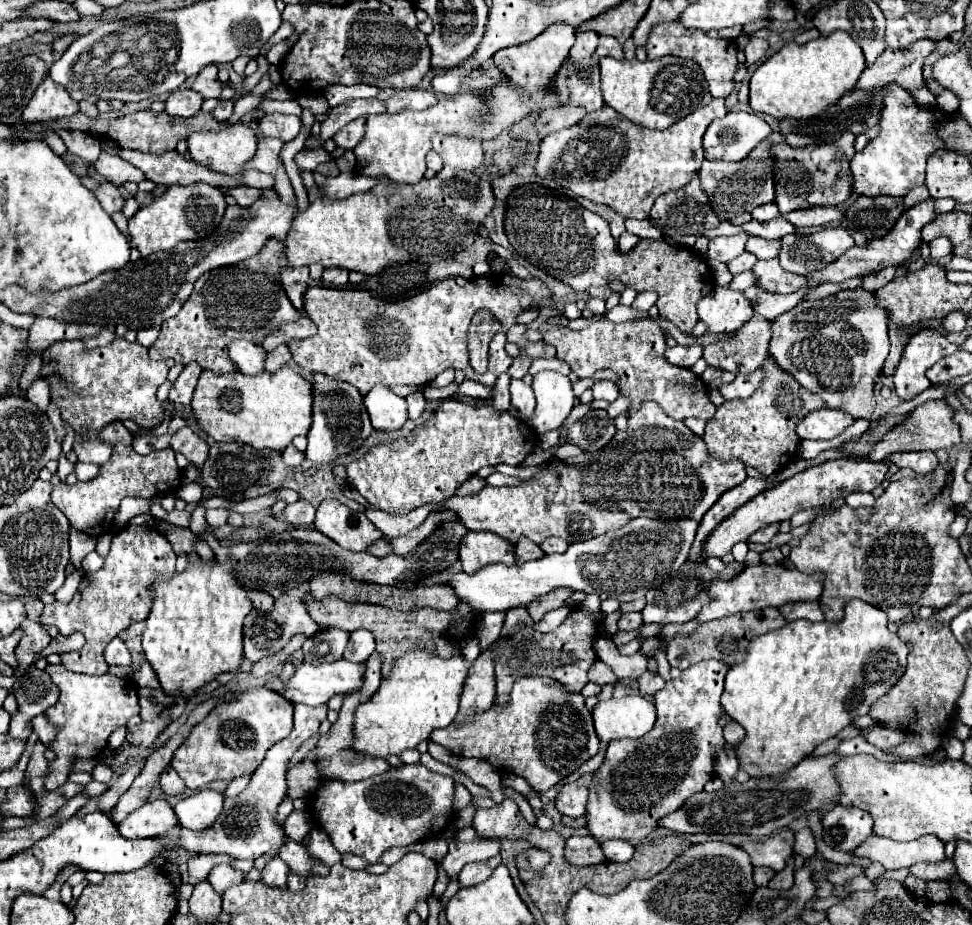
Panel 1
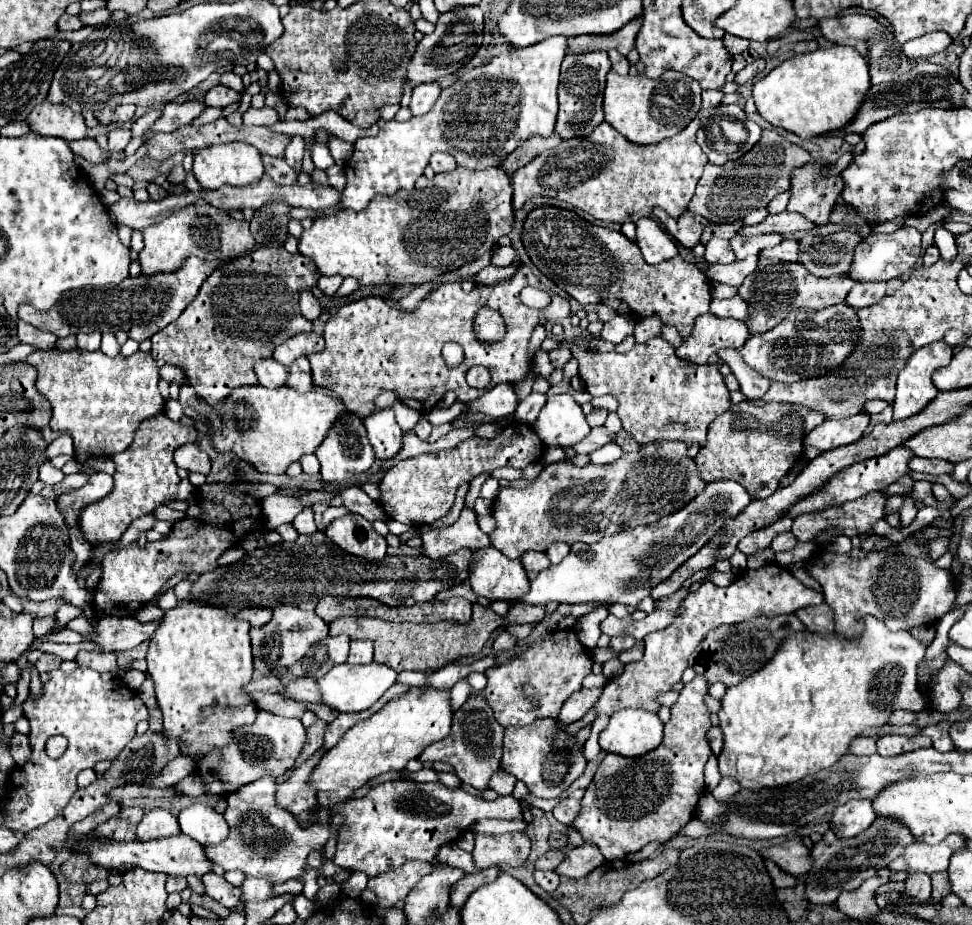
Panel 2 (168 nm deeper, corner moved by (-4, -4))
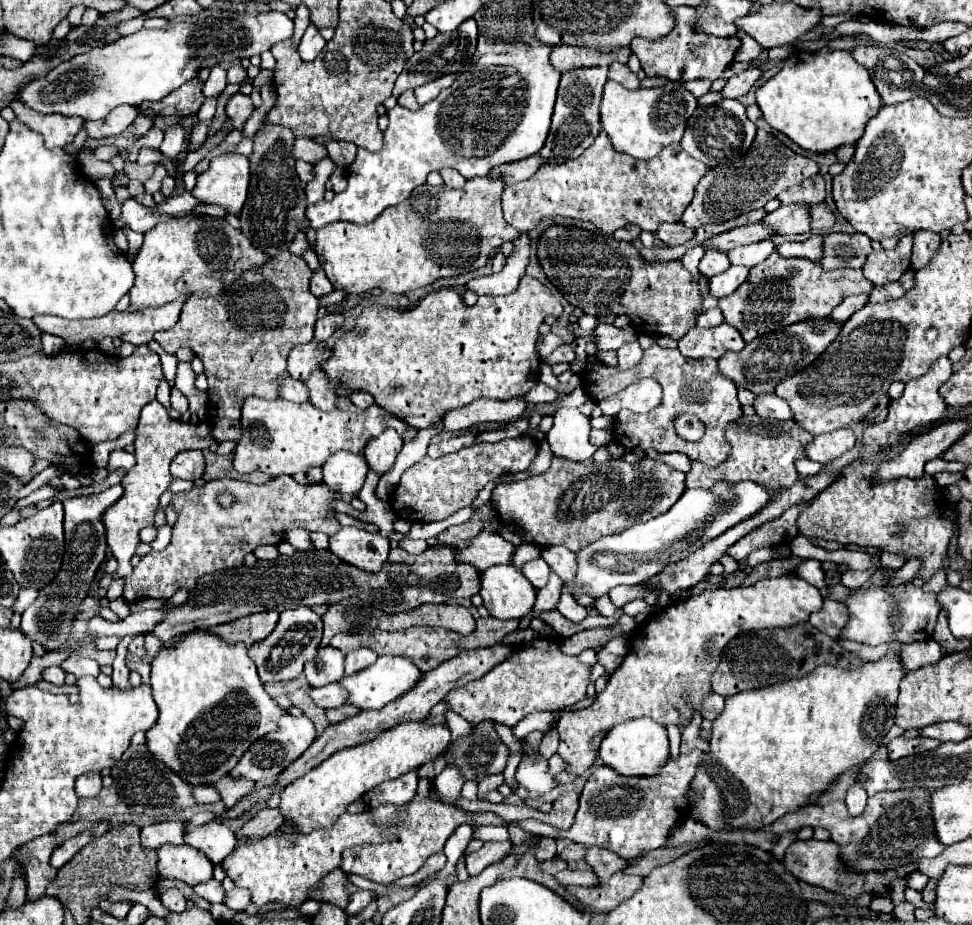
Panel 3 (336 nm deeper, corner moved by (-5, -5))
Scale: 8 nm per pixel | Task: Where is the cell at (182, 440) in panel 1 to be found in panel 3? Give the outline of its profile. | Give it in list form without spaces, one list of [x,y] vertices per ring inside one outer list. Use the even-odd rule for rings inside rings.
[[[184,451],[180,455],[174,457],[172,465],[170,465],[170,473],[176,475],[178,479],[200,479],[204,473],[204,455],[202,451]]]

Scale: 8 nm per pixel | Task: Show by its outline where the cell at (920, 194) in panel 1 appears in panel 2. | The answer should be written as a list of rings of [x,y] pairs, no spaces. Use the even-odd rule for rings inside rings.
[[[895,218],[891,222],[881,222],[875,228],[871,228],[871,232],[877,232],[877,234],[881,234],[881,232],[895,232],[899,226],[903,226],[903,222],[905,222],[905,218]]]

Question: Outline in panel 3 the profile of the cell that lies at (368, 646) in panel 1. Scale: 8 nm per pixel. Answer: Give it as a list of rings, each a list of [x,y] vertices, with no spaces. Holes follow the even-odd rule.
[[[360,647],[356,651],[350,651],[346,655],[346,675],[358,673],[360,669],[372,665],[376,659],[378,659],[378,655],[374,651],[370,651],[370,649],[364,649],[364,647]]]

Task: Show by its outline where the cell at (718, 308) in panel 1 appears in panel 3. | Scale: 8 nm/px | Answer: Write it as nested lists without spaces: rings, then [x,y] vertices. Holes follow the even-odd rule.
[[[728,323],[716,325],[712,329],[694,327],[678,341],[680,353],[692,359],[702,359],[702,357],[720,359],[720,355],[724,355],[726,351],[742,351],[744,345],[746,343],[740,331],[736,331],[736,327]]]

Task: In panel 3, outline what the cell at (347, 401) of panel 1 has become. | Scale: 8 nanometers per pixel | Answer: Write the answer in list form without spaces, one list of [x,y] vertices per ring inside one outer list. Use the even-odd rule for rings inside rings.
[[[340,451],[330,455],[322,467],[324,483],[336,493],[358,493],[364,485],[368,463],[362,453]]]

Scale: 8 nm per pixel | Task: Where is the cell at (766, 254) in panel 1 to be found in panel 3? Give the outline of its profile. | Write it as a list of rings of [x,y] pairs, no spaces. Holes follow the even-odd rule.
[[[812,235],[806,241],[782,243],[776,247],[782,257],[800,257],[808,261],[818,261],[822,257],[822,235]]]

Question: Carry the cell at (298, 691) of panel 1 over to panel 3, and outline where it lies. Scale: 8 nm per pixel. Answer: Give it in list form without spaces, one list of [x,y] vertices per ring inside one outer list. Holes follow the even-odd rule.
[[[384,655],[378,657],[378,661],[372,667],[366,667],[364,671],[358,671],[356,675],[344,675],[338,685],[348,691],[348,705],[364,709],[382,709],[386,703],[394,701],[402,693],[406,693],[410,687],[418,683],[422,677],[422,671],[408,659],[408,657],[392,657]]]

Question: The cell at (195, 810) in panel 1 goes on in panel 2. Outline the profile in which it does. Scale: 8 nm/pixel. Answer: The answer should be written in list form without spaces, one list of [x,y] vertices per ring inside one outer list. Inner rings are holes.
[[[199,802],[191,804],[179,814],[179,826],[185,836],[197,840],[201,846],[221,844],[229,834],[225,818],[217,814],[211,806]]]

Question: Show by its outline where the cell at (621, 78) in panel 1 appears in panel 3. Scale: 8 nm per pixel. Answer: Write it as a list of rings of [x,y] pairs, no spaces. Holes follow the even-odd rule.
[[[608,81],[604,85],[600,121],[602,131],[608,133],[616,151],[628,153],[636,159],[652,159],[666,145],[682,139],[686,123],[696,107],[698,99],[680,81],[668,81],[666,85],[654,89],[638,87],[636,91],[626,89],[616,81]]]

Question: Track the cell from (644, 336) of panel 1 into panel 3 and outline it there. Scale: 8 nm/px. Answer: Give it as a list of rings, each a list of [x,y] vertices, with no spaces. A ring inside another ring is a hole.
[[[654,343],[650,349],[644,349],[644,355],[638,365],[622,371],[618,367],[610,365],[598,365],[596,369],[588,371],[584,381],[585,389],[589,396],[595,401],[601,401],[620,389],[628,387],[636,379],[652,377],[662,385],[662,403],[646,413],[636,415],[632,411],[620,411],[614,421],[614,441],[620,443],[626,449],[656,449],[660,453],[678,451],[688,455],[690,459],[708,463],[710,467],[716,467],[728,457],[728,443],[724,439],[724,427],[730,421],[736,421],[742,415],[740,403],[736,399],[736,385],[726,375],[720,375],[718,361],[714,359],[688,359],[682,357],[678,349],[662,349],[658,343]],[[682,413],[698,415],[700,421],[706,425],[706,433],[700,441],[690,443],[676,435],[674,431],[674,419]]]

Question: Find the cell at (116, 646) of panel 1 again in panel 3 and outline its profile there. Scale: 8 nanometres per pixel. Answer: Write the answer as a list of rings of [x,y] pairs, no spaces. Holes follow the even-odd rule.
[[[72,655],[72,657],[64,659],[60,663],[60,667],[66,673],[74,673],[76,677],[84,677],[84,675],[98,677],[98,673],[100,673],[100,665],[94,659],[86,659],[86,657],[80,657],[80,655]]]

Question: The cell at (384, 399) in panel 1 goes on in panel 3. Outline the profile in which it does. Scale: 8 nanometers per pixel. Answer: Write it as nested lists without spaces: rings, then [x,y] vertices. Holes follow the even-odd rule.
[[[386,429],[376,439],[370,439],[368,447],[364,447],[364,457],[370,465],[370,469],[380,475],[386,473],[394,465],[394,459],[400,453],[402,445],[404,445],[404,441],[396,433],[396,429]]]

